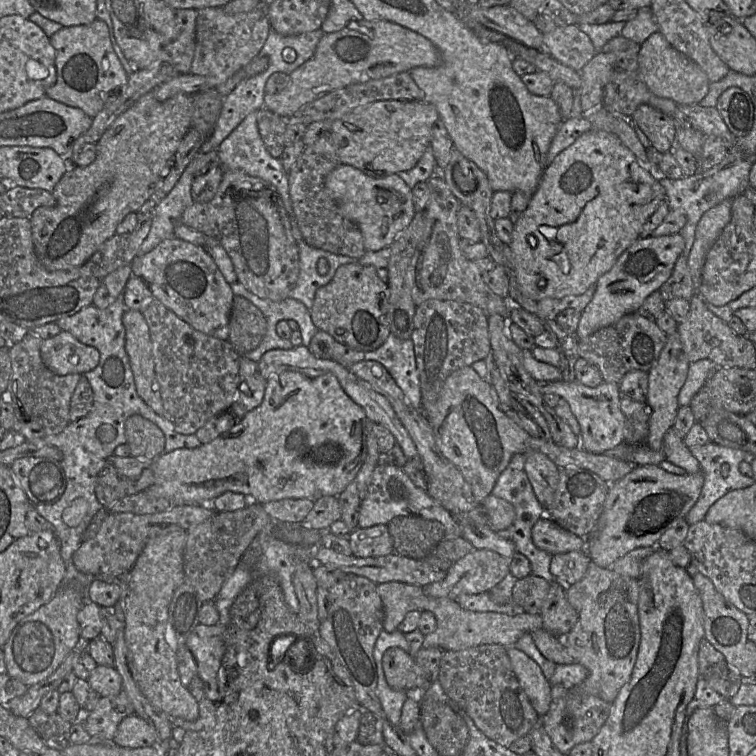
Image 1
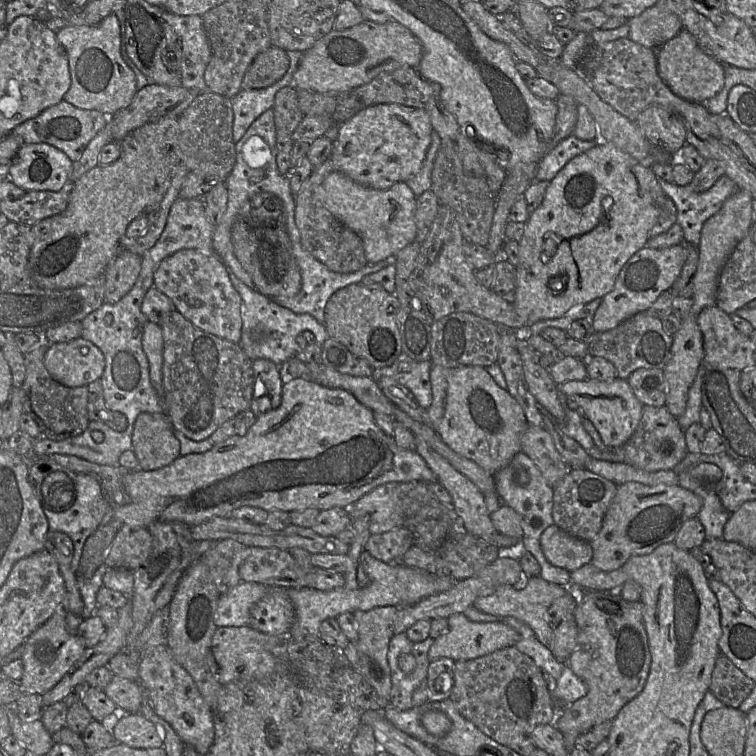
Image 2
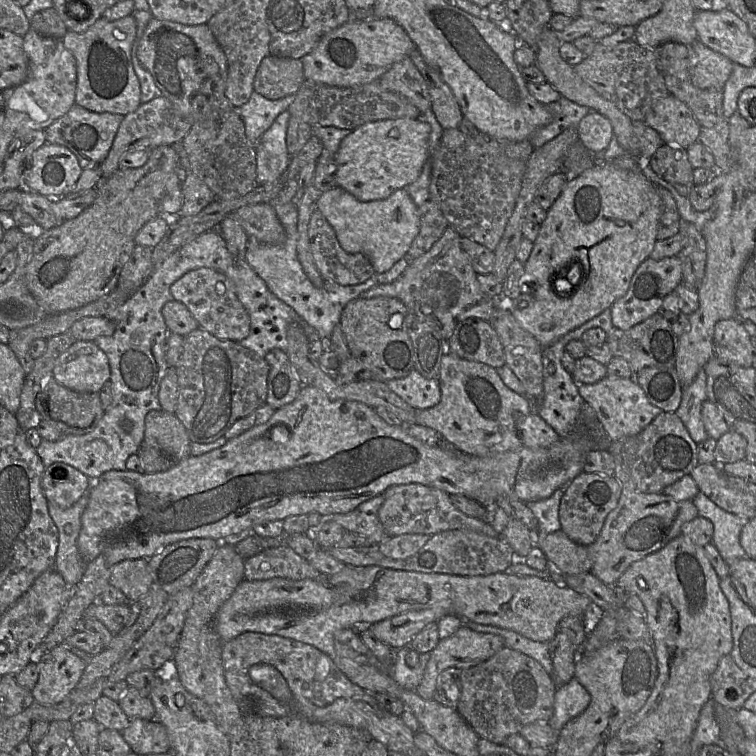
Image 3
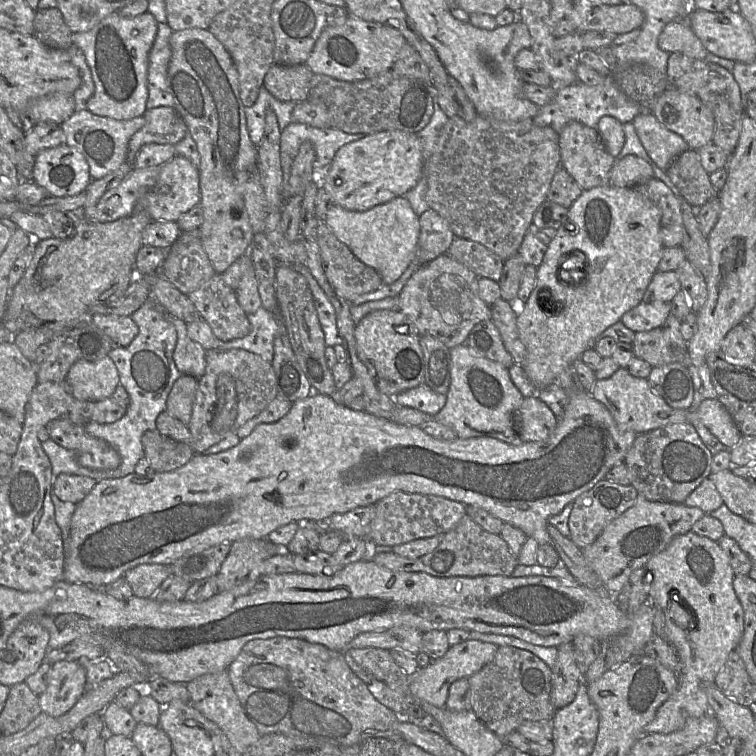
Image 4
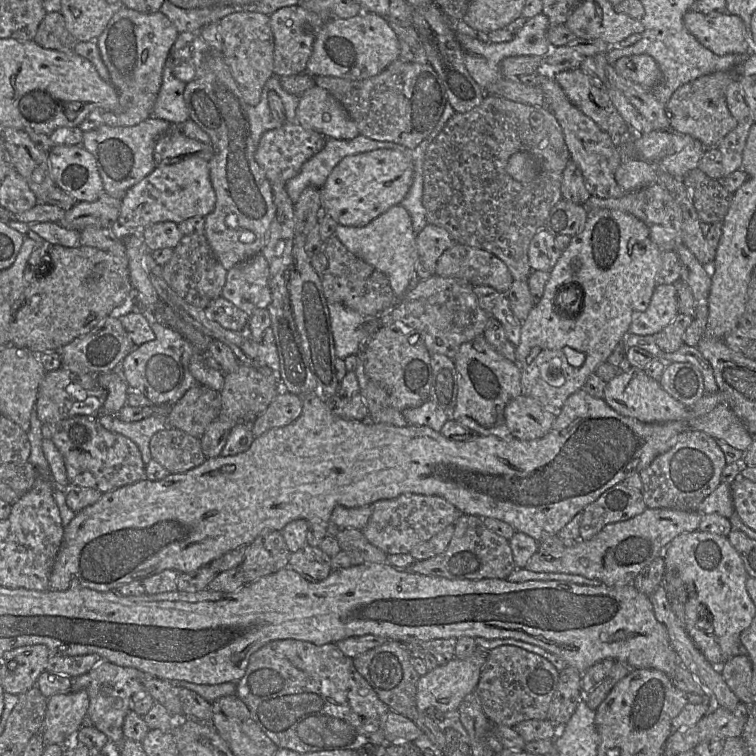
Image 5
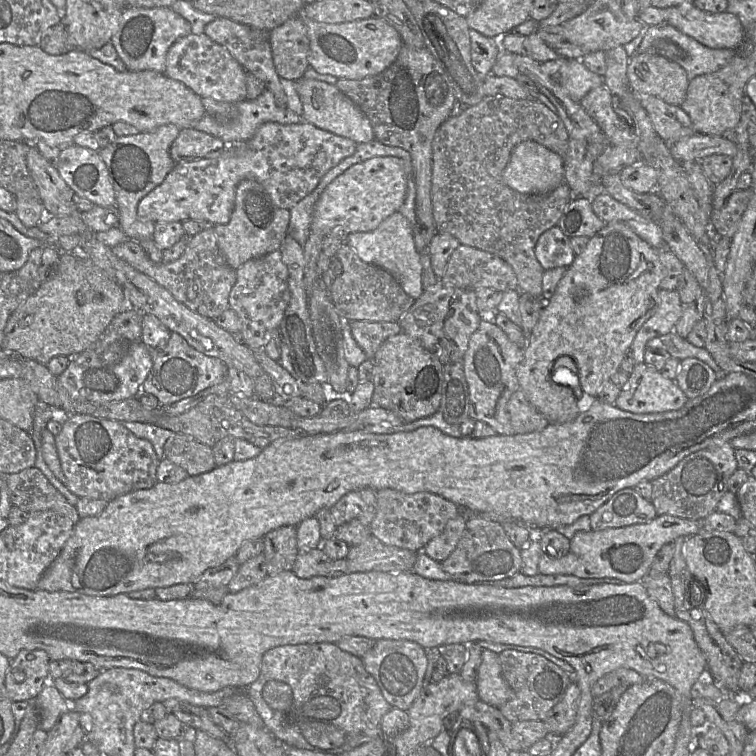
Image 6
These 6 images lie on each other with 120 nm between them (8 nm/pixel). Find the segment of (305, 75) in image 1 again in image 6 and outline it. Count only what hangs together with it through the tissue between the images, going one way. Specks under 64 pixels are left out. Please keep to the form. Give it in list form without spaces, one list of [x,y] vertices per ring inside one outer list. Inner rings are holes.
[[[375,16],[340,24],[303,20],[309,36],[308,65],[317,73],[338,79],[361,80],[382,73],[395,62],[403,46],[399,33]]]

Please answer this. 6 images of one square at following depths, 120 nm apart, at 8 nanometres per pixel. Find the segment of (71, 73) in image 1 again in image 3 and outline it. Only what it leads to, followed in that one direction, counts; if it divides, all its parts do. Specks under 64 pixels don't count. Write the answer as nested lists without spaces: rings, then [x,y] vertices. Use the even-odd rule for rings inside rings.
[[[132,14],[116,20],[100,17],[84,32],[66,32],[61,40],[76,59],[75,104],[97,113],[121,115],[127,115],[139,107],[140,82],[132,64],[136,34],[137,23]]]

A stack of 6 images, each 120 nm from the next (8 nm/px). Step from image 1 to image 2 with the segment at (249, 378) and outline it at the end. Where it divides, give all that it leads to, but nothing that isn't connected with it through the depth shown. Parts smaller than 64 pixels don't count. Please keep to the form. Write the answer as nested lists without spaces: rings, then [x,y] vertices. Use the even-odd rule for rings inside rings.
[[[258,358],[252,360],[252,367],[256,378],[257,386],[266,394],[269,399],[270,409],[276,409],[281,404],[282,387],[286,376],[282,373],[280,367],[274,362]]]

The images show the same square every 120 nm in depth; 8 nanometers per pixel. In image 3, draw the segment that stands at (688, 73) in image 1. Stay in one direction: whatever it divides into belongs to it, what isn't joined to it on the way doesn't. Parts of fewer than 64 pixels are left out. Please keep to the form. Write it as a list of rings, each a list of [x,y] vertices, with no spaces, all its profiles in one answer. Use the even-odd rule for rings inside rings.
[[[699,40],[690,46],[690,77],[700,89],[723,90],[734,63]]]

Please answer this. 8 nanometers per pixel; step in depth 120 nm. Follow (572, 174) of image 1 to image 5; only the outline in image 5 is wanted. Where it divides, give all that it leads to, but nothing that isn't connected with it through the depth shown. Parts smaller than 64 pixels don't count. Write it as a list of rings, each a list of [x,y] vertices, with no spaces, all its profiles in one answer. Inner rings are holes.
[[[602,209],[598,211],[589,211],[588,217],[581,233],[573,236],[568,247],[562,251],[557,263],[550,271],[550,278],[547,281],[543,296],[540,302],[532,308],[528,317],[522,322],[520,343],[516,347],[516,364],[520,367],[520,381],[523,389],[523,395],[530,396],[549,410],[558,412],[562,409],[570,395],[584,387],[587,378],[595,373],[596,368],[607,362],[608,357],[618,344],[621,343],[624,336],[629,333],[629,327],[632,319],[639,313],[645,311],[649,306],[656,284],[656,276],[662,263],[662,252],[651,240],[650,232],[644,222],[635,216],[618,211]],[[554,363],[558,371],[555,373],[556,381],[552,381],[546,374],[546,366]]]

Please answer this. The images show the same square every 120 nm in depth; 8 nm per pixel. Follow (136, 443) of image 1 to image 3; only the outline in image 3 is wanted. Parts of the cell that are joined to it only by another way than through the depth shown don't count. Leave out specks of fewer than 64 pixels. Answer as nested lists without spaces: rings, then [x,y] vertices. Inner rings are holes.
[[[163,410],[146,414],[142,443],[158,447],[176,462],[191,456],[191,440],[184,425],[174,414]]]

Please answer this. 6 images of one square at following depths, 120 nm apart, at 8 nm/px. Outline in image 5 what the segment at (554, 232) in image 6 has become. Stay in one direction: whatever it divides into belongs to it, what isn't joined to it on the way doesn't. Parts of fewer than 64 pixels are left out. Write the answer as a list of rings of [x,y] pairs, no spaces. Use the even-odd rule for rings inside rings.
[[[544,229],[539,230],[529,244],[529,265],[532,271],[550,272],[561,253],[562,251],[555,244],[555,237]]]

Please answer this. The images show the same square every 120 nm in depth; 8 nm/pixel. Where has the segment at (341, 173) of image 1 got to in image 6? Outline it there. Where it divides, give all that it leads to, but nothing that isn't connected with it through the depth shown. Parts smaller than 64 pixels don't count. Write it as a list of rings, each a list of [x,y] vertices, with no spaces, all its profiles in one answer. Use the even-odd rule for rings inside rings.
[[[400,211],[391,214],[372,231],[347,234],[344,241],[362,261],[387,270],[411,298],[417,299],[423,293],[423,267],[414,244],[413,228]]]

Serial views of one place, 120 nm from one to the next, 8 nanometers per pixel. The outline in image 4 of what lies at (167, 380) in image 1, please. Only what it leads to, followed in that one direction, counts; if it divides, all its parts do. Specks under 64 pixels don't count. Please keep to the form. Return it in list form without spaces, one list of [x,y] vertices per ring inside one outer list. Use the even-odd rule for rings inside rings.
[[[210,349],[205,351],[205,360],[205,373],[197,379],[191,419],[187,425],[195,454],[203,454],[260,414],[277,398],[277,380],[273,367],[260,356],[243,349]]]

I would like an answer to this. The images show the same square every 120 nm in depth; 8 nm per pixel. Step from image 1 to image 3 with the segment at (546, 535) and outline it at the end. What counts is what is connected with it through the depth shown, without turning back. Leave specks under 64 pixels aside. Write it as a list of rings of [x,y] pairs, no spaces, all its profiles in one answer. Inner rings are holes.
[[[562,530],[540,539],[538,547],[563,575],[582,574],[592,569],[587,547],[572,541]]]

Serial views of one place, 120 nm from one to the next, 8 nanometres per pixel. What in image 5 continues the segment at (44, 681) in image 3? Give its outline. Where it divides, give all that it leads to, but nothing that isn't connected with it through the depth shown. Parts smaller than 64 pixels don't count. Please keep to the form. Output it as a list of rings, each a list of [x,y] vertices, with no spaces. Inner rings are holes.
[[[84,689],[50,696],[41,730],[45,746],[63,746],[69,737],[74,737],[83,726],[88,706],[89,696]]]

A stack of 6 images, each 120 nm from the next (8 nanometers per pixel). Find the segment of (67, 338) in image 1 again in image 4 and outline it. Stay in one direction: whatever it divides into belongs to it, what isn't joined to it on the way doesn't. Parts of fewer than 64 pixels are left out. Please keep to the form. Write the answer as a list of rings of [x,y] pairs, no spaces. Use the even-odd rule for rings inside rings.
[[[108,356],[97,361],[79,360],[69,369],[64,383],[76,399],[100,401],[111,398],[119,385],[119,374]]]

